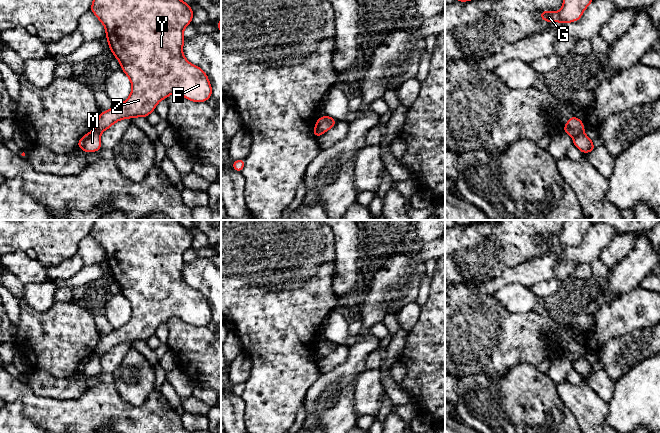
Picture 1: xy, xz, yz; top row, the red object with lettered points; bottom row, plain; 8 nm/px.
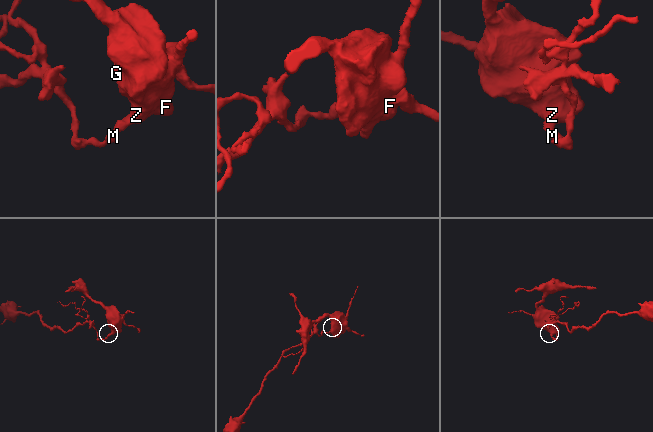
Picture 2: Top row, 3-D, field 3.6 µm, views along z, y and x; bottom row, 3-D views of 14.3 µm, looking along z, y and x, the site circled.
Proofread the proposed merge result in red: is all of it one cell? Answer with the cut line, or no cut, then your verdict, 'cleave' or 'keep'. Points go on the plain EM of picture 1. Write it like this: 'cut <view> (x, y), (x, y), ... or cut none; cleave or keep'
cut yz (582, 355), (573, 361); cleave

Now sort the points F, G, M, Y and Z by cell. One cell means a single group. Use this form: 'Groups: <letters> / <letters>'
Groups: F G Y Z / M

